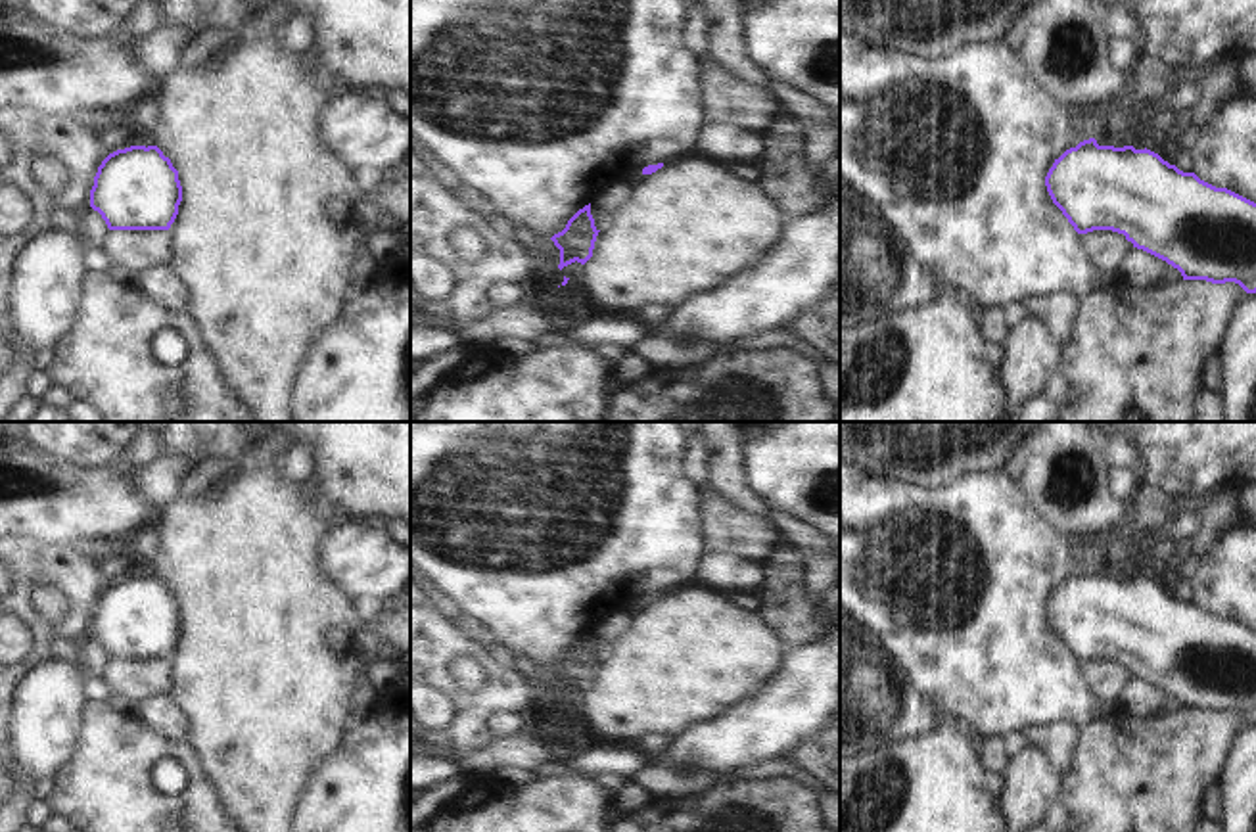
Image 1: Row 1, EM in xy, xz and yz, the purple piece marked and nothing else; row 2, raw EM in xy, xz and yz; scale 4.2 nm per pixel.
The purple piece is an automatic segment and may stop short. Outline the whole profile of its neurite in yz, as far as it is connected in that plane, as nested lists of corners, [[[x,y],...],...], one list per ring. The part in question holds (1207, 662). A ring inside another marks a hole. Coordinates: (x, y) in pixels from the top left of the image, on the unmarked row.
[[[1095,567],[1055,589],[1045,615],[1078,663],[1112,659],[1177,698],[1183,709],[1235,711],[1246,723],[1256,723],[1254,631],[1183,602],[1147,577],[1099,575]]]

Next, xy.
[[[157,575],[109,583],[90,619],[90,636],[109,659],[169,659],[180,631],[178,600]]]

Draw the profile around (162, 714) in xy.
[[[169,692],[142,700],[136,704],[134,713],[161,738],[176,744],[186,742],[190,723],[178,711],[178,705],[173,702]]]

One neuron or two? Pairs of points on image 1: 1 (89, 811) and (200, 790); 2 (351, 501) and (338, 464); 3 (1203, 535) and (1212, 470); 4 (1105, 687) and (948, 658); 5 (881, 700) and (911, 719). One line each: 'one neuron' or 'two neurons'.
1: one neuron
2: one neuron
3: two neurons
4: two neurons
5: one neuron

